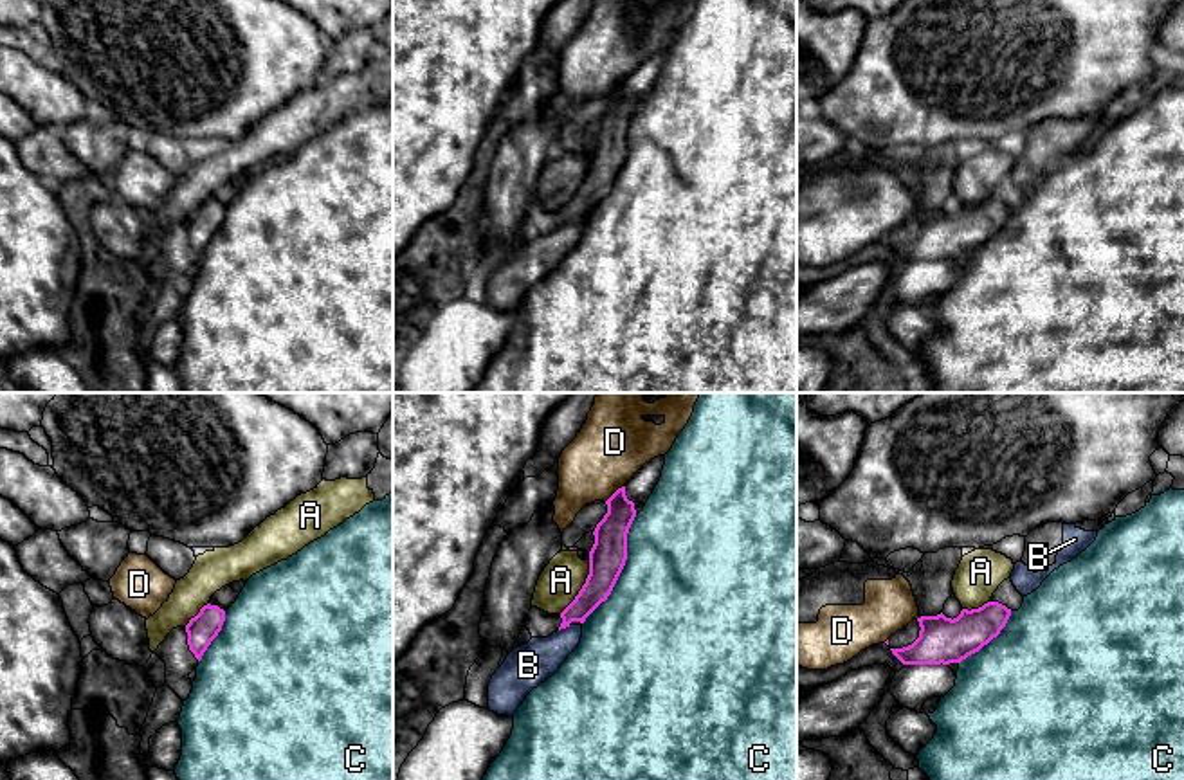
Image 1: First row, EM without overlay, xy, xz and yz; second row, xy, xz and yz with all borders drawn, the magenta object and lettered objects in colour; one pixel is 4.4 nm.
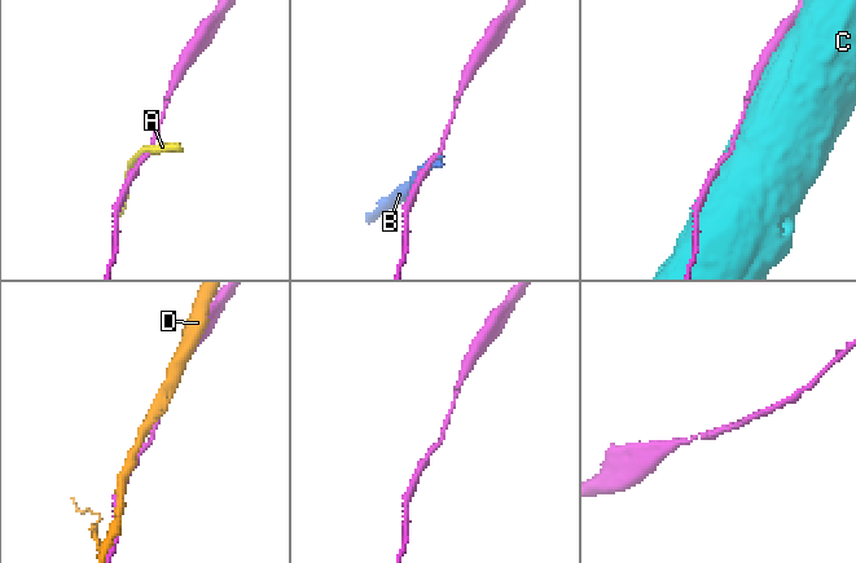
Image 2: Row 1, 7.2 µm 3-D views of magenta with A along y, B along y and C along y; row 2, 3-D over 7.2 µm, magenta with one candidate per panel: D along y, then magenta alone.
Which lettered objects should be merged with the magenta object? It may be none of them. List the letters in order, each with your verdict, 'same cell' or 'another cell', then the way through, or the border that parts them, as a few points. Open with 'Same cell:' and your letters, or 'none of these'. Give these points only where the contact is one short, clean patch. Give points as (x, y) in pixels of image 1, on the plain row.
Same cell: none of these
A: another cell; border xz (590, 157), (586, 179), (559, 209)
B: another cell
C: another cell
D: another cell

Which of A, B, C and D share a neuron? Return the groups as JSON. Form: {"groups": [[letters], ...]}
{"groups": [["A"], ["B"], ["C"], ["D"]]}

